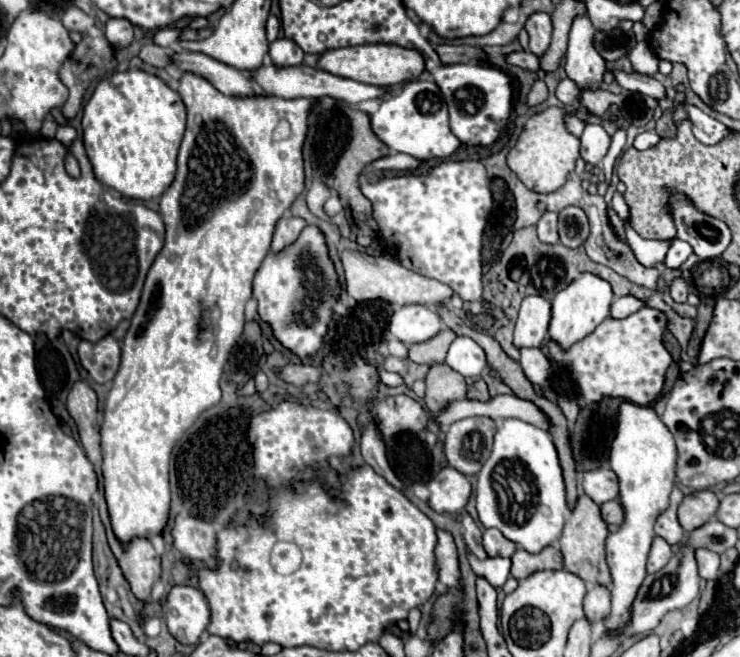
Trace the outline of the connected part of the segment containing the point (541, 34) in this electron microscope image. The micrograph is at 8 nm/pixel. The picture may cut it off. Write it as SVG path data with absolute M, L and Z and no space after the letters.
M543 11L529 15L525 31L529 33L529 51L541 57L551 43L551 17Z

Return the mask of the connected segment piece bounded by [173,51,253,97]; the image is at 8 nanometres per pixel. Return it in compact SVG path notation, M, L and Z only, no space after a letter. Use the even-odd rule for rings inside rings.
M177 51L173 55L173 67L177 67L181 73L193 73L199 77L205 77L213 83L221 93L225 95L253 95L253 87L241 71L205 55L205 53L189 53L189 51Z

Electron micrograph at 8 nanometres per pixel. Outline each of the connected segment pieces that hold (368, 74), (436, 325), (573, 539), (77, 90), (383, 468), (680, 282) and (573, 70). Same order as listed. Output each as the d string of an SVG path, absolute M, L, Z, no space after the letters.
M365 43L355 47L343 47L343 49L329 49L321 53L319 69L329 71L339 77L347 77L359 83L387 87L387 85L403 85L407 81L419 79L419 75L425 71L425 59L417 49L393 45L393 43Z
M405 305L393 313L389 331L405 345L423 343L441 331L441 317L429 305Z
M579 495L575 507L571 509L565 529L559 537L559 547L565 557L565 569L569 573L579 575L585 583L601 583L601 585L611 585L611 573L609 565L605 561L605 539L607 539L607 525L601 521L601 507L595 501L589 501L589 497Z
M83 35L83 39L75 45L73 53L59 71L61 81L69 89L69 99L63 105L63 115L67 119L73 119L81 109L81 97L89 87L89 83L95 77L113 71L113 67L115 67L115 51L109 45L109 41L105 37Z
M367 427L363 431L363 437L361 437L361 455L365 459L367 465L371 465L381 477L385 477L393 487L397 487L399 491L403 491L403 483L399 481L399 477L393 473L389 461L387 461L387 455L385 455L385 445L383 441L379 439L377 431L373 427Z
M675 277L675 279L673 279L673 283L671 283L671 297L673 297L677 303L686 302L690 292L691 287L683 277Z
M577 17L569 33L569 49L565 55L567 77L577 89L597 91L607 71L605 59L593 47L593 25L589 17Z

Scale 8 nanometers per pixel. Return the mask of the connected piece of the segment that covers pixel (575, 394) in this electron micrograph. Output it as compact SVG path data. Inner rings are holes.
M643 307L625 319L609 315L593 333L589 333L589 337L583 337L569 349L561 349L557 341L547 339L553 361L561 365L559 371L551 375L555 391L563 397L575 399L579 407L593 405L603 397L621 397L625 401L633 401L635 405L653 405L661 395L665 371L673 361L661 343L667 325L669 321L665 313L653 307Z

